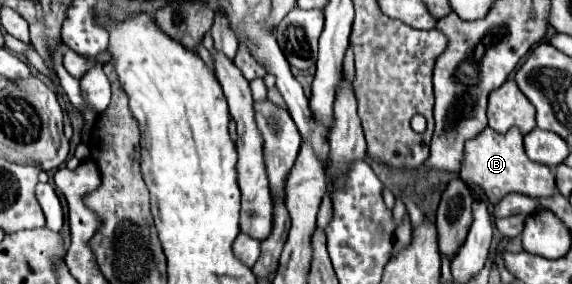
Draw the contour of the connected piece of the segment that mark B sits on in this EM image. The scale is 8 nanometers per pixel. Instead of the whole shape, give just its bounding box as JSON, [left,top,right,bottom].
[460,128,556,204]

